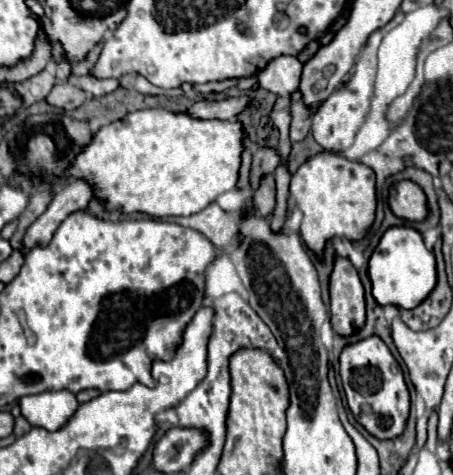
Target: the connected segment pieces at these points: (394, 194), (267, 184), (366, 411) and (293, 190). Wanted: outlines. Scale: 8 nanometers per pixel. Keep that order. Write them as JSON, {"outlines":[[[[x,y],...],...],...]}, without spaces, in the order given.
{"outlines":[[[[402,180],[390,188],[388,204],[390,210],[402,220],[422,222],[428,218],[428,202],[424,190],[410,180]]],[[[266,176],[260,182],[260,188],[252,196],[254,208],[258,216],[268,218],[276,206],[276,186],[274,186],[274,176]]],[[[370,336],[342,350],[340,376],[342,376],[342,386],[346,390],[348,406],[356,422],[360,422],[372,436],[388,440],[404,432],[410,414],[410,394],[396,358],[378,336]]],[[[320,152],[312,158],[308,158],[294,174],[292,174],[292,182],[290,182],[290,196],[294,198],[294,206],[302,210],[304,218],[300,222],[300,238],[304,240],[304,244],[308,246],[308,250],[312,250],[320,260],[324,258],[324,248],[326,242],[332,238],[346,238],[350,242],[358,242],[362,240],[370,226],[374,224],[376,218],[376,174],[372,172],[372,168],[364,166],[362,162],[354,162],[348,160],[344,156],[340,156],[338,152]]]]}

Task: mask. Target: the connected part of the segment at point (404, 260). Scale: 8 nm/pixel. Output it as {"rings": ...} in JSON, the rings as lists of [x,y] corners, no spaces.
{"rings":[[[394,226],[386,230],[370,258],[368,272],[372,280],[372,294],[380,306],[392,304],[406,310],[416,308],[416,304],[420,304],[420,300],[424,300],[424,296],[428,296],[428,292],[436,286],[434,254],[424,246],[422,234],[410,226]]]}

